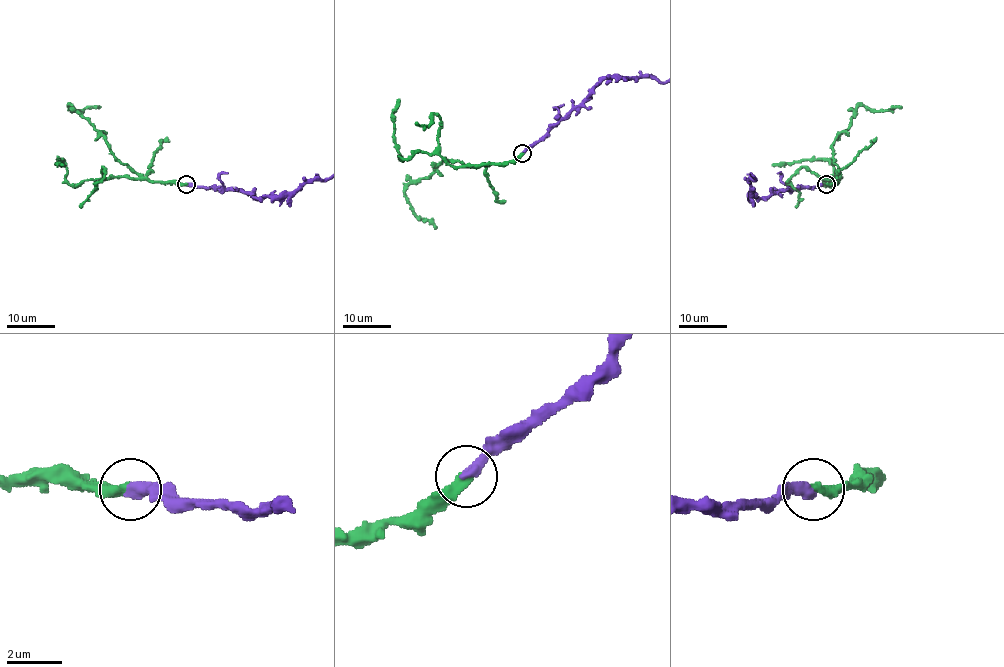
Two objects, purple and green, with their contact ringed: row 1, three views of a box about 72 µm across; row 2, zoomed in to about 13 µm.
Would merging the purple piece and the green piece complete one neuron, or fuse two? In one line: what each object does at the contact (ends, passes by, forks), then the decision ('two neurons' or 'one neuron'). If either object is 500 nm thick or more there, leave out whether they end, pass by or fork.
purple ends there; green ends there; one neuron

